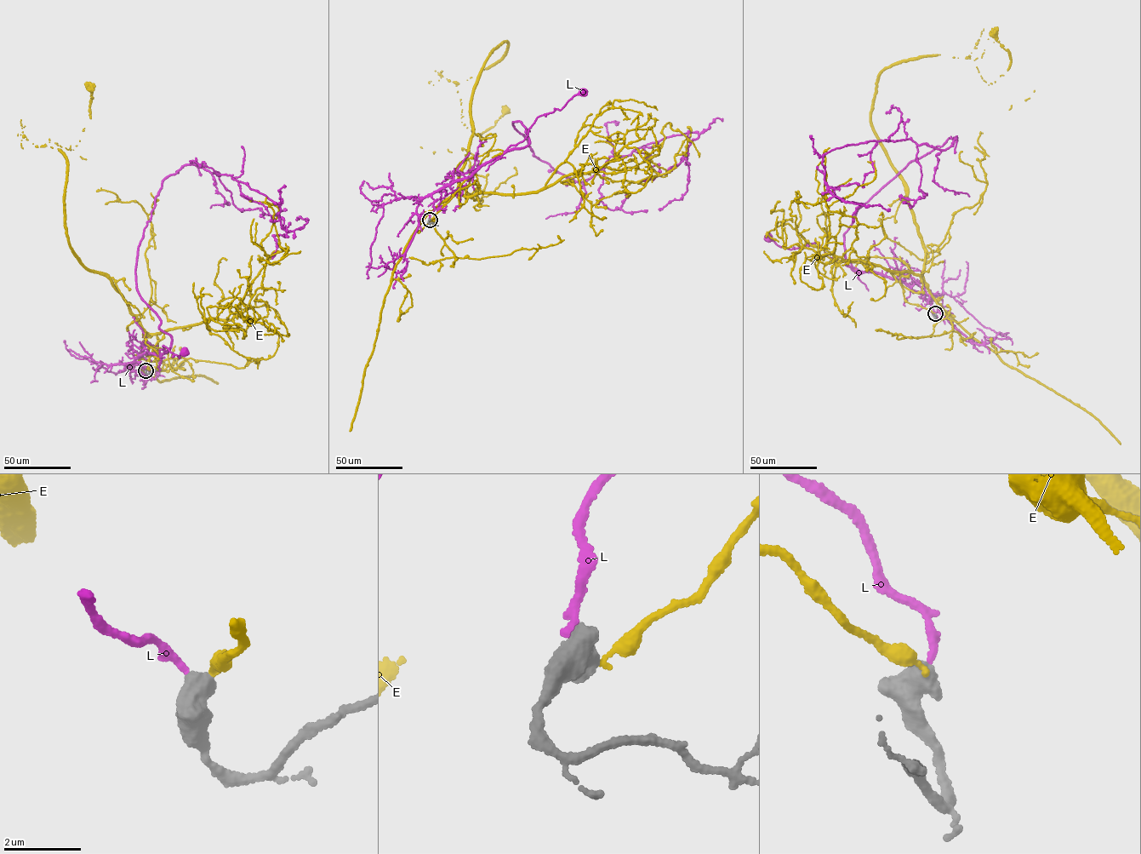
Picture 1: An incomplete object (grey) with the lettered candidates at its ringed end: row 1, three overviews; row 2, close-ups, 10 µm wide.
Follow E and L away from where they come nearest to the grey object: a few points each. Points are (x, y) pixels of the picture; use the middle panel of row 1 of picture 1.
E: (430, 220), (461, 188), (482, 192), (459, 189), (471, 100), (506, 40), (456, 84), (471, 132), (503, 108)
L: (430, 220), (434, 209), (432, 194), (467, 178), (511, 145), (521, 142), (536, 118), (561, 109), (583, 92)

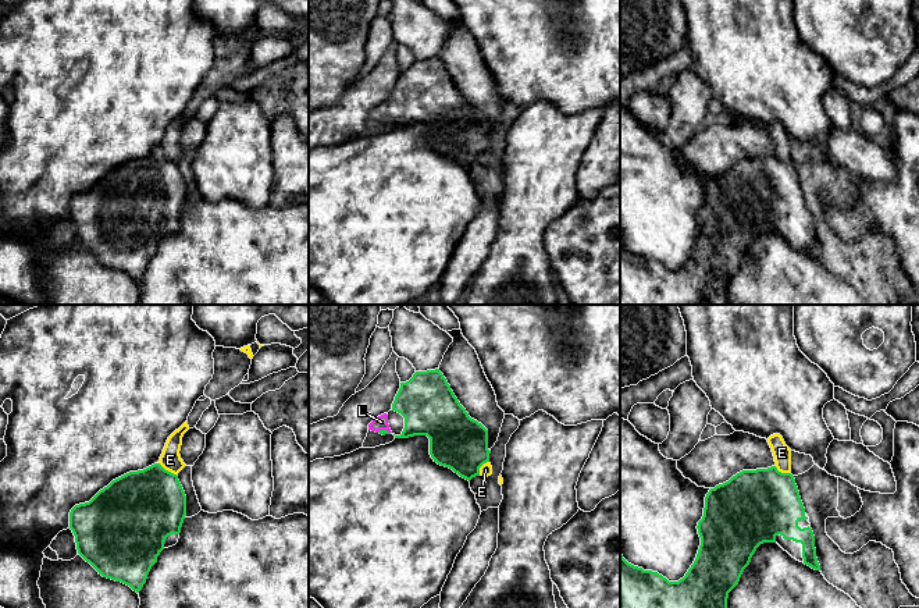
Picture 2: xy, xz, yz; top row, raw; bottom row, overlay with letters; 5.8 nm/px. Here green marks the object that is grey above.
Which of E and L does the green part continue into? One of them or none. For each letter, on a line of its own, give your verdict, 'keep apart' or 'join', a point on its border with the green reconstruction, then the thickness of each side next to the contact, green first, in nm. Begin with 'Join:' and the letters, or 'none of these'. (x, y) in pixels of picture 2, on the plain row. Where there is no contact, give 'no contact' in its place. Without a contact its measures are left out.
Join: L
E: keep apart; meets green in xy at (167, 159); 420 nm thick on the green side, 120 nm on the other
L: join; meets green in xz at (384, 118); 30 nm thick on the green side, 80 nm on the other

